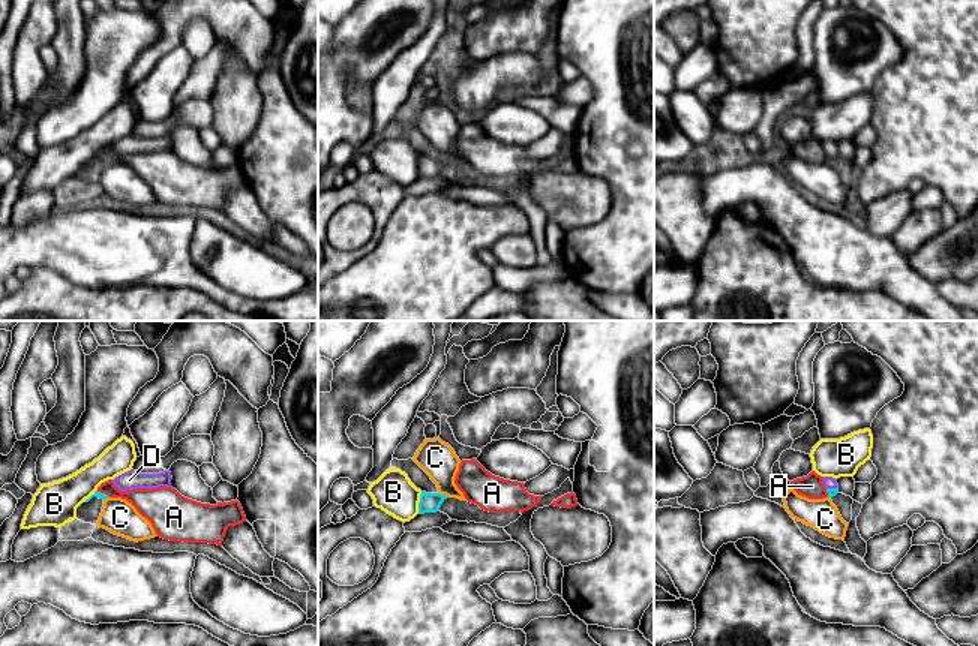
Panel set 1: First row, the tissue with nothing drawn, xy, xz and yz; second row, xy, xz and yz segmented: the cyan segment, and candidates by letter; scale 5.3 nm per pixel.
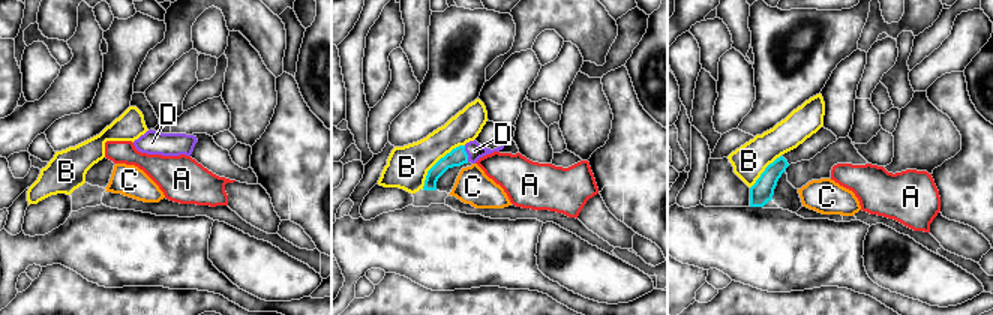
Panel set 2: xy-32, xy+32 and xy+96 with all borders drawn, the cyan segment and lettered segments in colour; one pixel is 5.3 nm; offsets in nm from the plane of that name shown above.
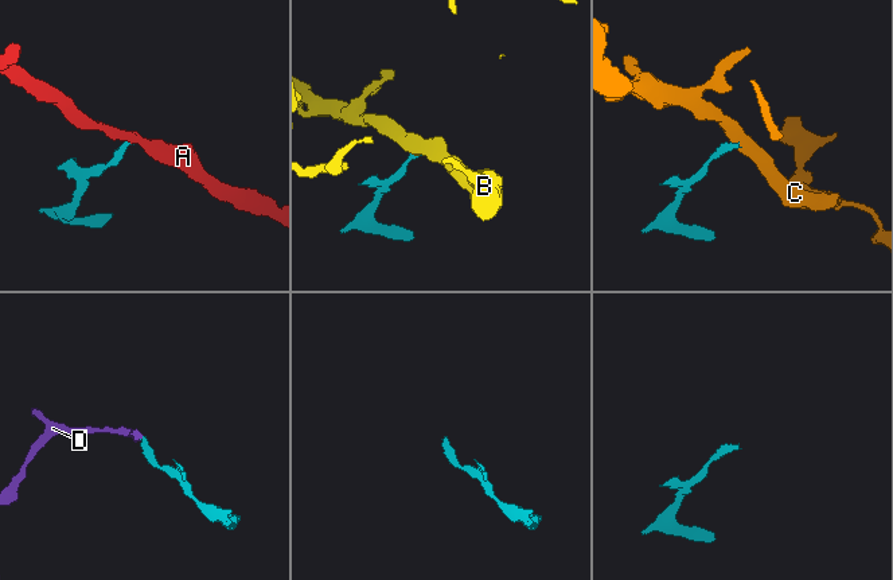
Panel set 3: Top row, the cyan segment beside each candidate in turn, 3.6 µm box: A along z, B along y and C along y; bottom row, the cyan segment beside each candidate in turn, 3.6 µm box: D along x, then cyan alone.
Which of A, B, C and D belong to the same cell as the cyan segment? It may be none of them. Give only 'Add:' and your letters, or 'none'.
Add: D

